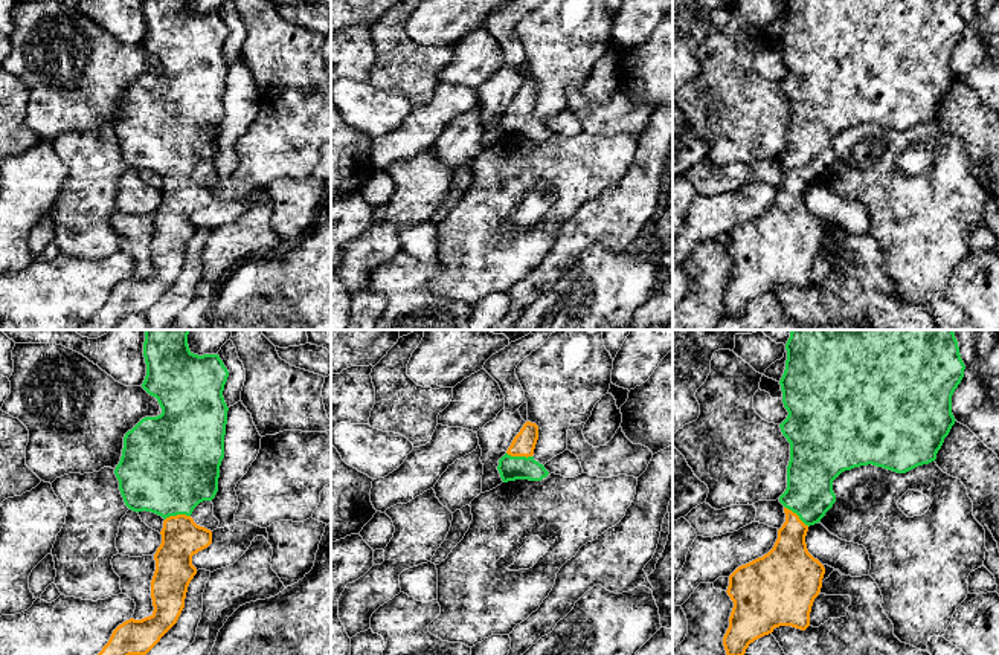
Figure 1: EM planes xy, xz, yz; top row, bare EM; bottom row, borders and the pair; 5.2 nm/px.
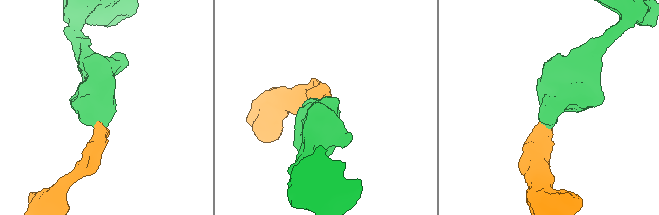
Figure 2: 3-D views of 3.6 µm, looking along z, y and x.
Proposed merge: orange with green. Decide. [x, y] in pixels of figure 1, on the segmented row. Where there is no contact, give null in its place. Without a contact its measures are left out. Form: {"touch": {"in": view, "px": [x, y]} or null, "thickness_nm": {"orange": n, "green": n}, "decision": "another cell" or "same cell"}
{"touch": {"in": "yz", "px": [796, 515]}, "thickness_nm": {"orange": 220, "green": 260}, "decision": "same cell"}

